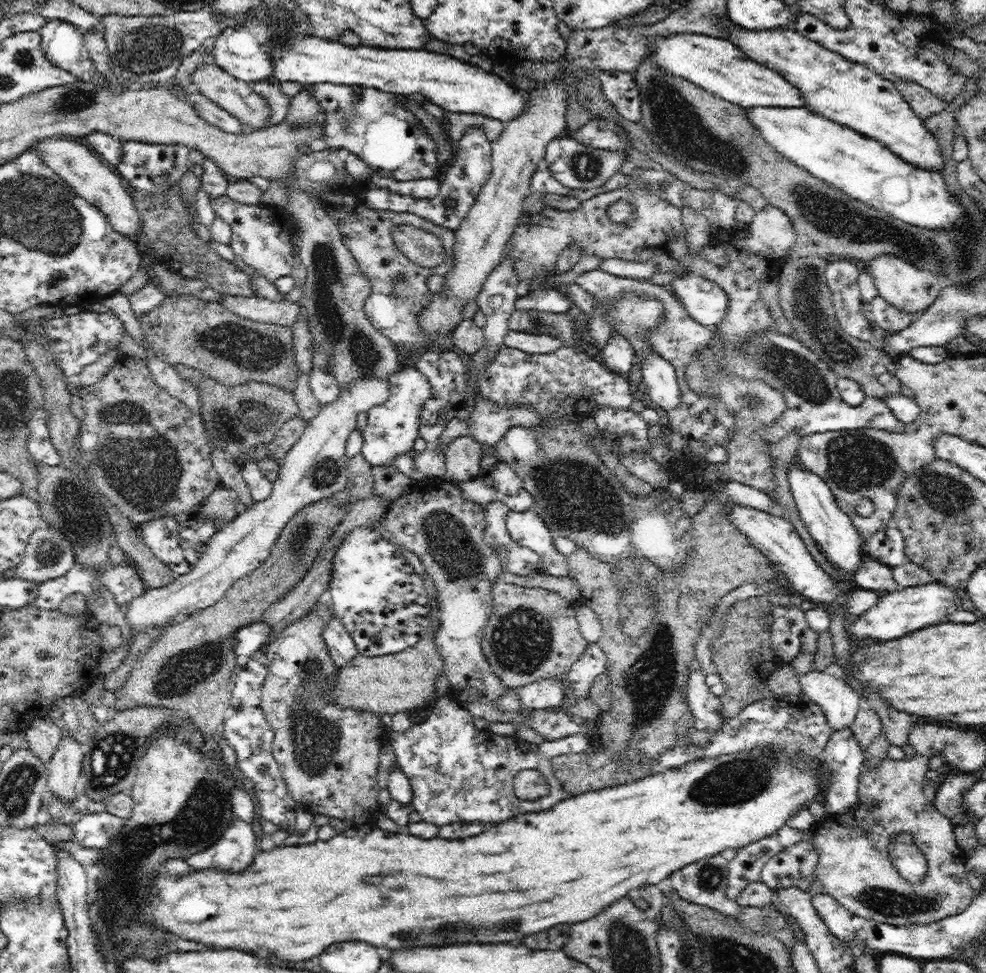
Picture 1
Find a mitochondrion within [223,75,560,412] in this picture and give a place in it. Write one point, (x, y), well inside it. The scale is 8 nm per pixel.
(340, 339)

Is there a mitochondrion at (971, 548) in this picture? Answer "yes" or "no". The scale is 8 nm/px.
yes

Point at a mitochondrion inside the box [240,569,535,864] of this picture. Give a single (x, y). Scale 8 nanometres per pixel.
(315, 738)

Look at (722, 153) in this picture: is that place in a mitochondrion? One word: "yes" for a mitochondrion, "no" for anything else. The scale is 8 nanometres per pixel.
yes

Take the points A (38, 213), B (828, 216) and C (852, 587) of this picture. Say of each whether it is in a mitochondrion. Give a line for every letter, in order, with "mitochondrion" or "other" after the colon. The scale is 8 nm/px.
A: mitochondrion
B: mitochondrion
C: other

